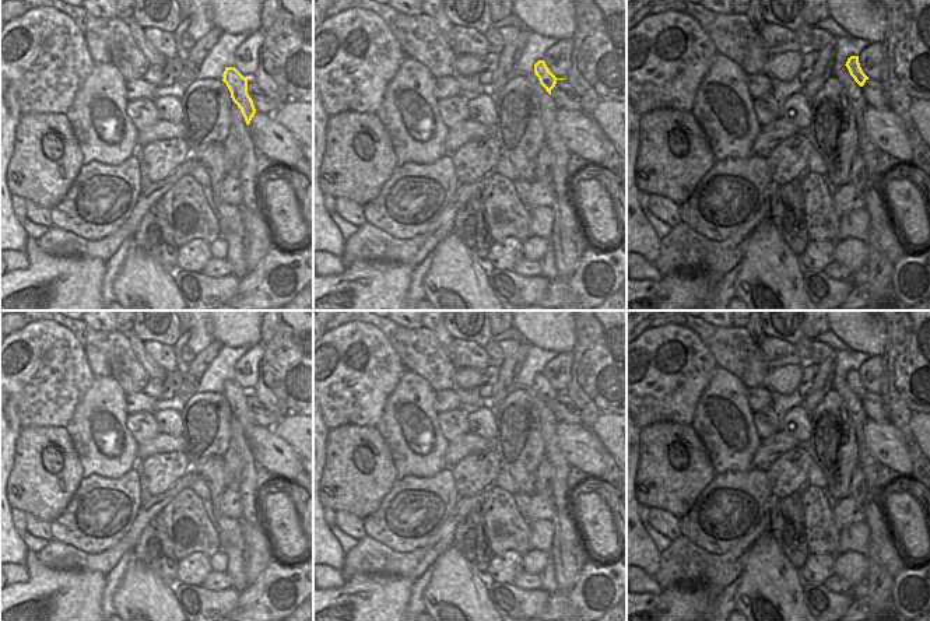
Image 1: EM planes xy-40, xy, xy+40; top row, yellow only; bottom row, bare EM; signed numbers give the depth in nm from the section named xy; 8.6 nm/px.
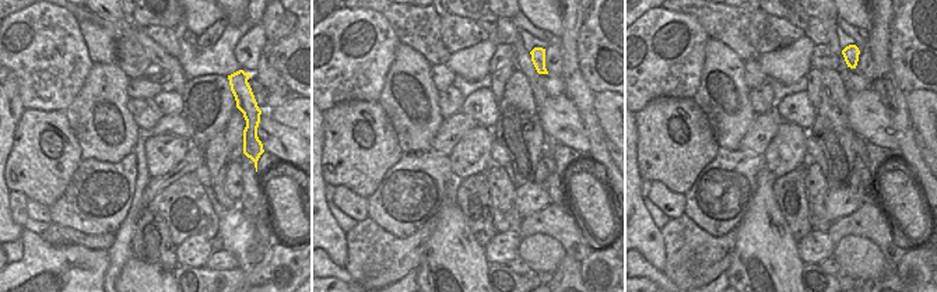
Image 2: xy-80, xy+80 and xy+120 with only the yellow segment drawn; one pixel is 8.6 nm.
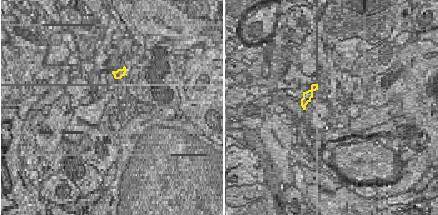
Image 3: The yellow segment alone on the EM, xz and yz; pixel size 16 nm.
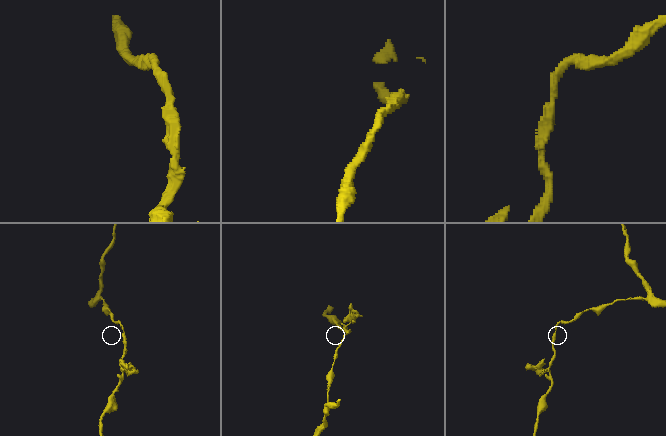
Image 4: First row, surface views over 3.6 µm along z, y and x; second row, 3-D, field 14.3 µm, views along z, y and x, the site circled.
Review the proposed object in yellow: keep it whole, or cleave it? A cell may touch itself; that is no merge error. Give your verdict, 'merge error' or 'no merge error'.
merge error

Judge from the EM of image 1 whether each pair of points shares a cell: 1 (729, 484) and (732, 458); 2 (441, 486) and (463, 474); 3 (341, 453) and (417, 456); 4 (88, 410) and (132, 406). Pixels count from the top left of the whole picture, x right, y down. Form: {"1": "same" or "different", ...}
{"1": "different", "2": "different", "3": "different", "4": "different"}

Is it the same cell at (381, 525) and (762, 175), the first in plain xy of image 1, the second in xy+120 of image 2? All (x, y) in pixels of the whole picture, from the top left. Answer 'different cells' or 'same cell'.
different cells

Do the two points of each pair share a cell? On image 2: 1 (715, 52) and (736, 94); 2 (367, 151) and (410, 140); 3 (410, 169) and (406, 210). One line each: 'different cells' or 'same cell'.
1: same cell
2: different cells
3: same cell

